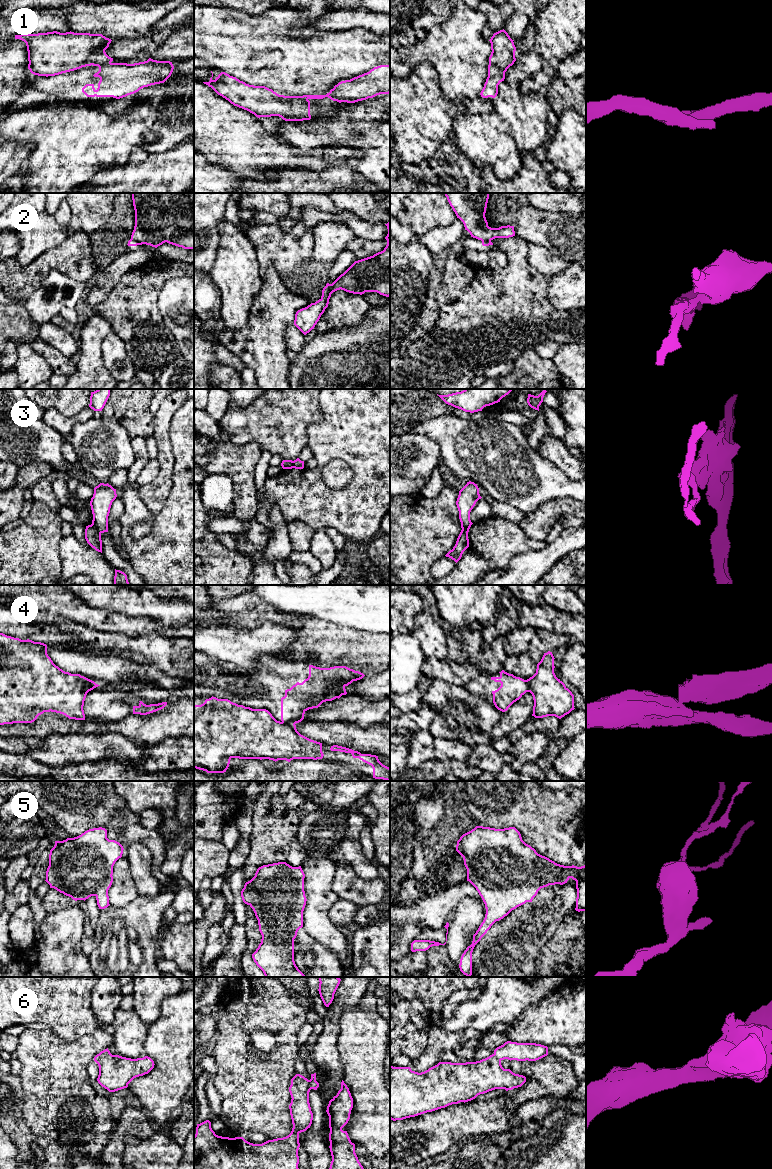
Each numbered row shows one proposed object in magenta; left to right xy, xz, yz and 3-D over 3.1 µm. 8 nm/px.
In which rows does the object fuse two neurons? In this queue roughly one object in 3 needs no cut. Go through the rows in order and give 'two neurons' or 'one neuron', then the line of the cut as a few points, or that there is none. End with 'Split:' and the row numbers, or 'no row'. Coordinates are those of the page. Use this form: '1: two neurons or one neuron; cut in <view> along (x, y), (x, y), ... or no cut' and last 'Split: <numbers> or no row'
1: two neurons; cut in yz along (489, 62), (504, 72)
2: two neurons; cut in xz along (330, 284), (331, 293)
3: two neurons; cut in xy along (92, 523), (100, 533)
4: two neurons; cut in xz along (282, 721), (294, 724)
5: one neuron; no cut
6: one neuron; no cut
Split: 1, 2, 3, 4

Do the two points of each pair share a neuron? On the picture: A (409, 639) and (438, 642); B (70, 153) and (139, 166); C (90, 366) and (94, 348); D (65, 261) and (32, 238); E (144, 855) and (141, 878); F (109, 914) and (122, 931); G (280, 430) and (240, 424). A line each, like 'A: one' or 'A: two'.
A: two
B: two
C: one
D: two
E: one
F: one
G: one

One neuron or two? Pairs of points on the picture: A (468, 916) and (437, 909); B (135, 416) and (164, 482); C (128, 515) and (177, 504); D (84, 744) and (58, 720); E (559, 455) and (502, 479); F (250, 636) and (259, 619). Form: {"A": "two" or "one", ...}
{"A": "two", "B": "two", "C": "one", "D": "two", "E": "two", "F": "two"}

